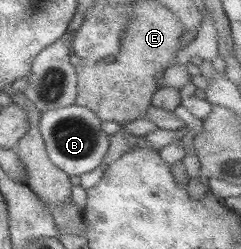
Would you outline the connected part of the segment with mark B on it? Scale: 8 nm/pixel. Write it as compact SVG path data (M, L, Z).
M67 105L39 113L36 129L39 130L49 161L67 175L89 173L103 161L109 137L103 131L101 120L87 107Z

